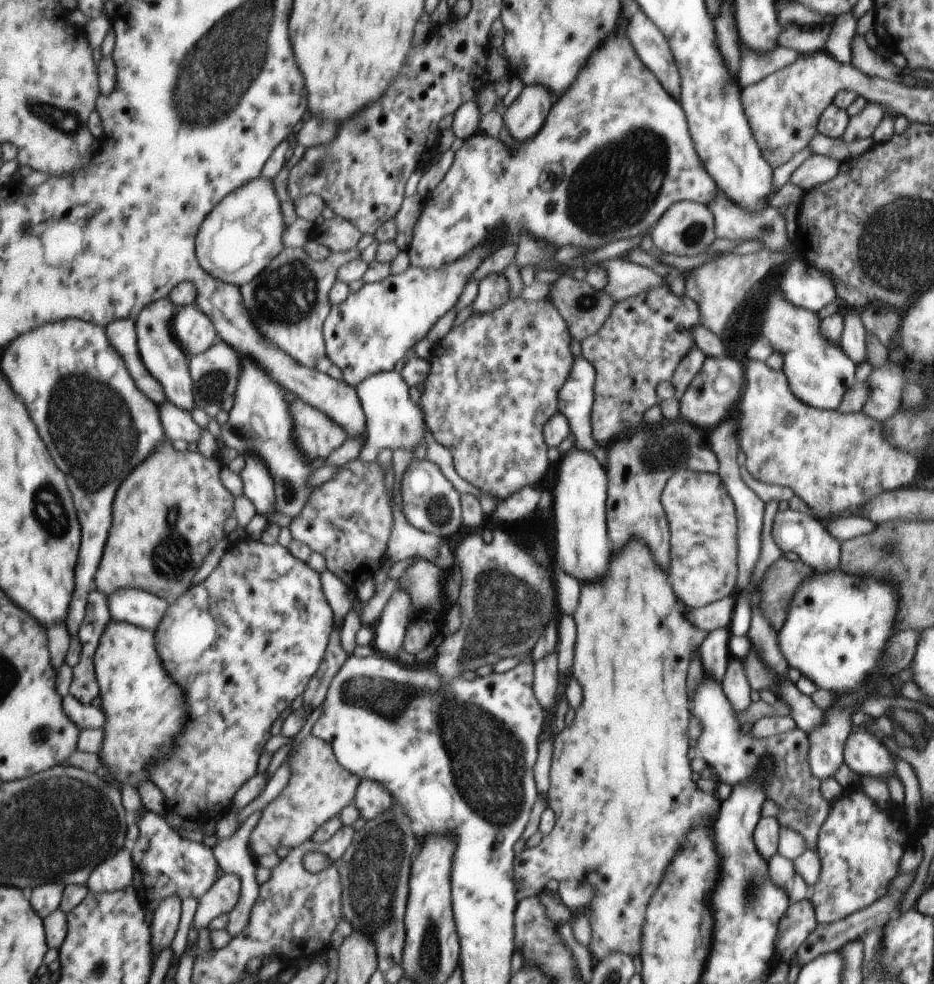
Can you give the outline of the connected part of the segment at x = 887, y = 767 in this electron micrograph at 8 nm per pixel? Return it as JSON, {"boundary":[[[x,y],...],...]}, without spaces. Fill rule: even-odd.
{"boundary":[[[862,729],[849,735],[844,744],[844,764],[859,777],[873,776],[883,782],[895,778],[895,760],[881,742]]]}

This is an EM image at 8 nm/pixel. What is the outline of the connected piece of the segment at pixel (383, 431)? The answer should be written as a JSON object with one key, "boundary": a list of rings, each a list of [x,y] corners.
{"boundary":[[[382,371],[369,376],[355,387],[357,397],[367,418],[367,437],[362,445],[358,460],[364,463],[375,462],[379,450],[394,451],[398,448],[413,453],[424,442],[426,424],[419,404],[409,398],[408,385],[400,374]]]}

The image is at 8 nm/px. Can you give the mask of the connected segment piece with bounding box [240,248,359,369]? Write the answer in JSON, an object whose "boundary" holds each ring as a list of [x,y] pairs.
{"boundary":[[[285,248],[280,255],[269,264],[265,271],[257,276],[252,282],[243,285],[240,290],[244,294],[245,305],[248,306],[252,320],[260,332],[272,341],[276,348],[285,352],[303,367],[316,369],[319,360],[328,357],[326,352],[326,341],[324,338],[324,327],[332,309],[330,300],[331,292],[339,280],[341,266],[348,264],[351,260],[359,257],[356,249],[342,252],[333,252],[330,258],[323,261],[315,261],[304,248]]]}

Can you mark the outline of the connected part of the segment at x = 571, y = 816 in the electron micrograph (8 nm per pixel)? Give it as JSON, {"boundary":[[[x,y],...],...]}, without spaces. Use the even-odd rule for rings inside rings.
{"boundary":[[[629,544],[627,550],[613,556],[613,568],[609,568],[611,572],[609,572],[609,576],[603,578],[601,584],[583,584],[580,588],[577,607],[572,615],[576,636],[571,674],[572,679],[579,684],[581,692],[583,692],[583,700],[581,700],[579,708],[574,711],[573,722],[569,726],[565,726],[552,740],[546,807],[553,812],[554,826],[546,836],[542,836],[541,842],[534,848],[520,848],[515,863],[512,865],[513,870],[515,870],[513,884],[515,884],[517,900],[535,897],[544,890],[544,885],[550,879],[560,882],[576,878],[576,880],[588,883],[592,887],[593,897],[588,903],[591,911],[588,918],[591,940],[589,940],[587,948],[593,964],[603,961],[613,953],[623,954],[631,960],[632,957],[639,956],[641,928],[651,894],[655,893],[671,860],[684,847],[688,835],[695,828],[709,829],[712,827],[717,814],[720,812],[721,800],[715,796],[715,793],[703,794],[695,782],[691,780],[691,766],[687,760],[689,710],[687,710],[687,698],[685,698],[685,686],[683,686],[685,672],[687,672],[687,656],[690,656],[694,646],[699,646],[699,643],[702,643],[710,632],[697,630],[697,628],[693,629],[691,624],[685,620],[680,612],[680,604],[677,604],[677,598],[674,596],[668,580],[666,580],[663,569],[651,558],[653,558],[651,552],[647,552],[647,548],[643,544]]]}

